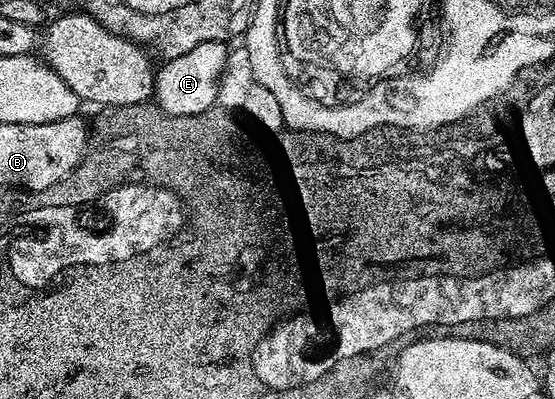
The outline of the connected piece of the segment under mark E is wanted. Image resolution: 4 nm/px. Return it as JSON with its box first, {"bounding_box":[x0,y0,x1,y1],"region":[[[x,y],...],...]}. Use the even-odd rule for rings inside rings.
{"bounding_box":[154,41,229,116],"region":[[[225,41],[202,42],[186,54],[173,60],[164,60],[154,76],[154,100],[164,112],[175,116],[202,114],[217,103],[220,78],[227,66],[229,45]]]}

